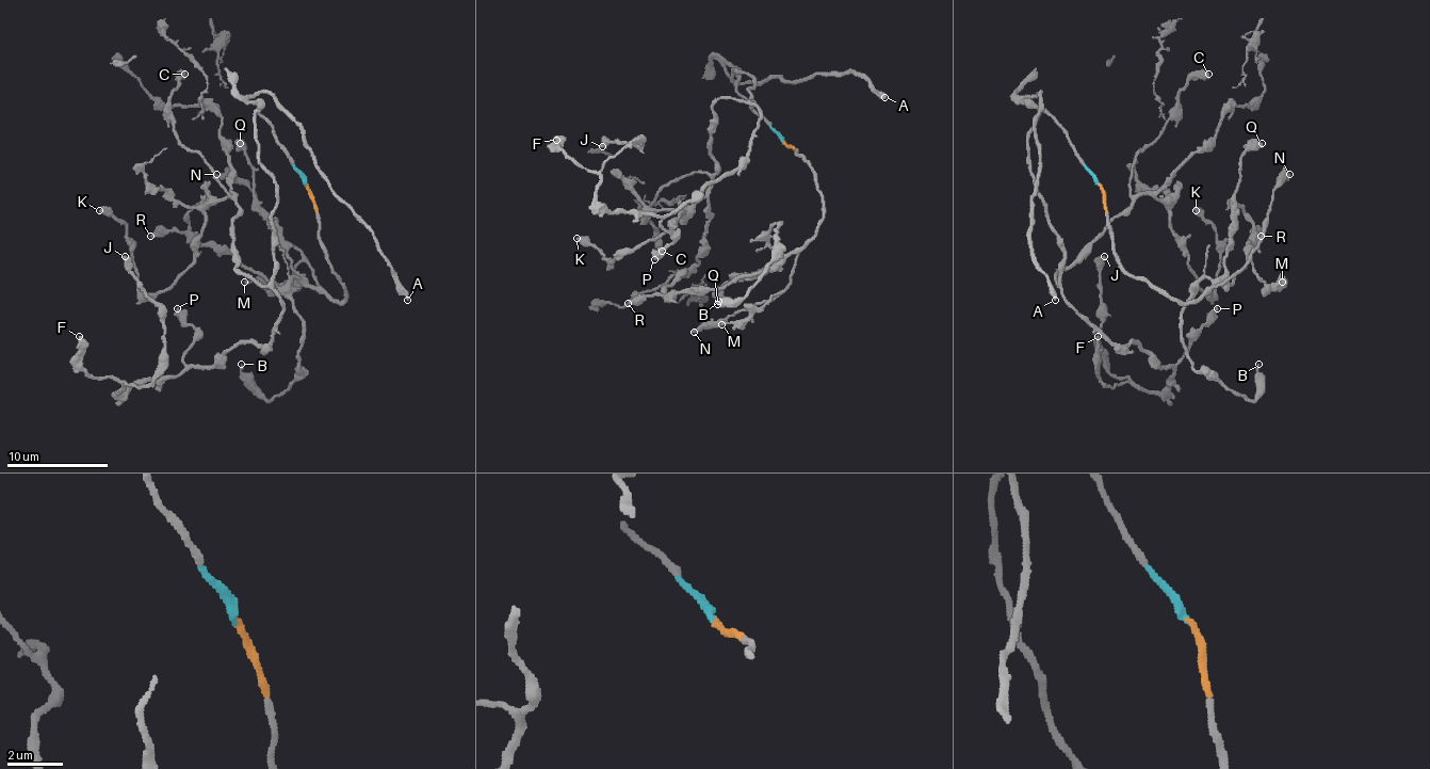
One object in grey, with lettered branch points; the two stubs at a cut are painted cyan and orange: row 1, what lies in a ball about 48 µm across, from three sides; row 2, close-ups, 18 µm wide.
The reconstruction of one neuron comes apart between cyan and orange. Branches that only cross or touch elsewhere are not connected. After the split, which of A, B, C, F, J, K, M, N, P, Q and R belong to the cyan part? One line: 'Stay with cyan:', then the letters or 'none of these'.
Stay with cyan: A, C, F, J, K, P

